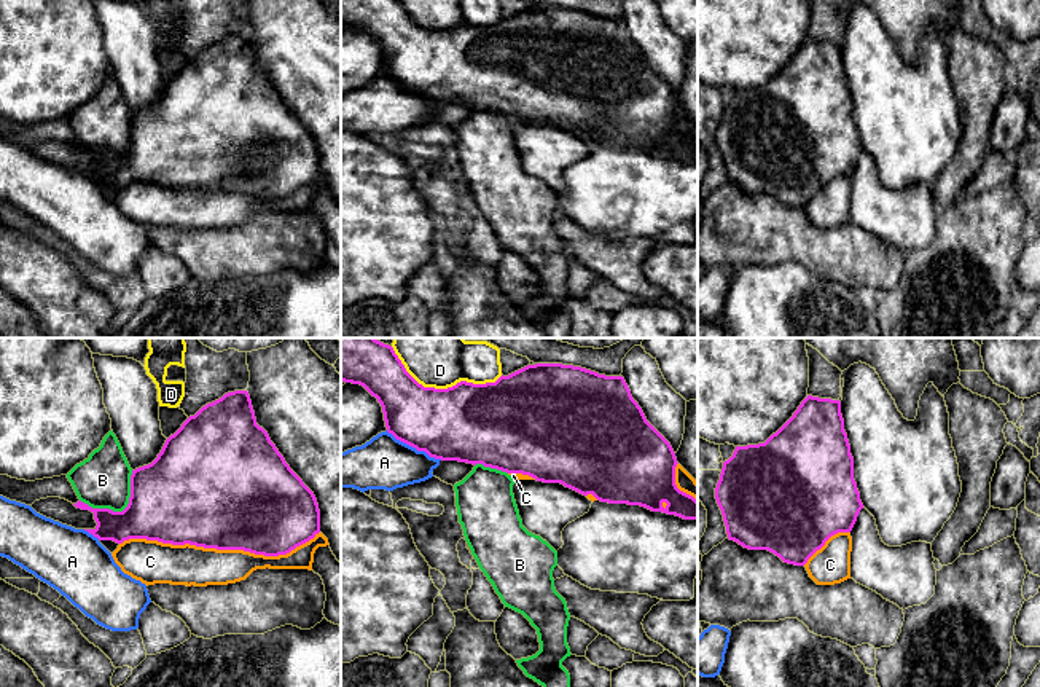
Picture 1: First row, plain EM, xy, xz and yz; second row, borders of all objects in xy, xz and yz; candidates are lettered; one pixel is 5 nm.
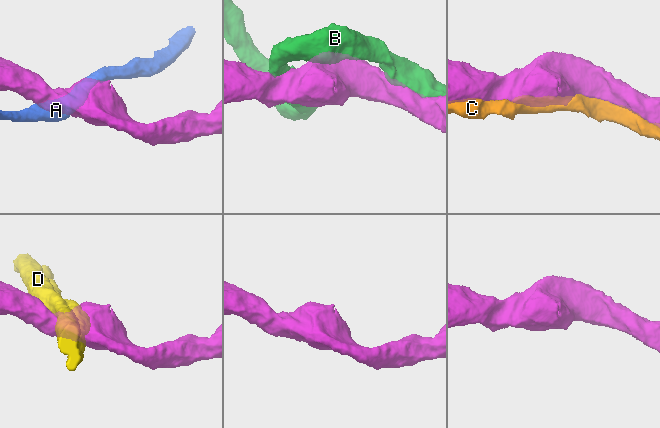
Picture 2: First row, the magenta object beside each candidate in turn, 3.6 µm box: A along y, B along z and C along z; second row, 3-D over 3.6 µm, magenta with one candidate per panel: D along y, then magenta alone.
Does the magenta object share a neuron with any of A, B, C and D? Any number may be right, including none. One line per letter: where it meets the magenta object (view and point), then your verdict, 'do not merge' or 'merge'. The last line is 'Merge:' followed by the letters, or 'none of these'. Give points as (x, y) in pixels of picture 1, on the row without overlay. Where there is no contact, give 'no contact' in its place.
A: meets magenta in xz at (414, 90); do not merge
B: meets magenta in xy at (120, 155); do not merge
C: meets magenta in xy at (218, 192); merge
D: meets magenta in xz at (448, 31); do not merge
Merge: C

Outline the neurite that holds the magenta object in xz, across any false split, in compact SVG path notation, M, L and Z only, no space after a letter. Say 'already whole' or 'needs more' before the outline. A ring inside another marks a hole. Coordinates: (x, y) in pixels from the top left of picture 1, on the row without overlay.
already whole; M341 0L341 24L363 29L381 46L387 75L430 100L483 107L543 126L561 126L600 145L640 148L698 163L698 143L675 128L678 105L671 86L647 64L623 19L605 19L573 8L535 6L502 18L495 26L460 24L448 32L435 32L419 27L398 0Z

